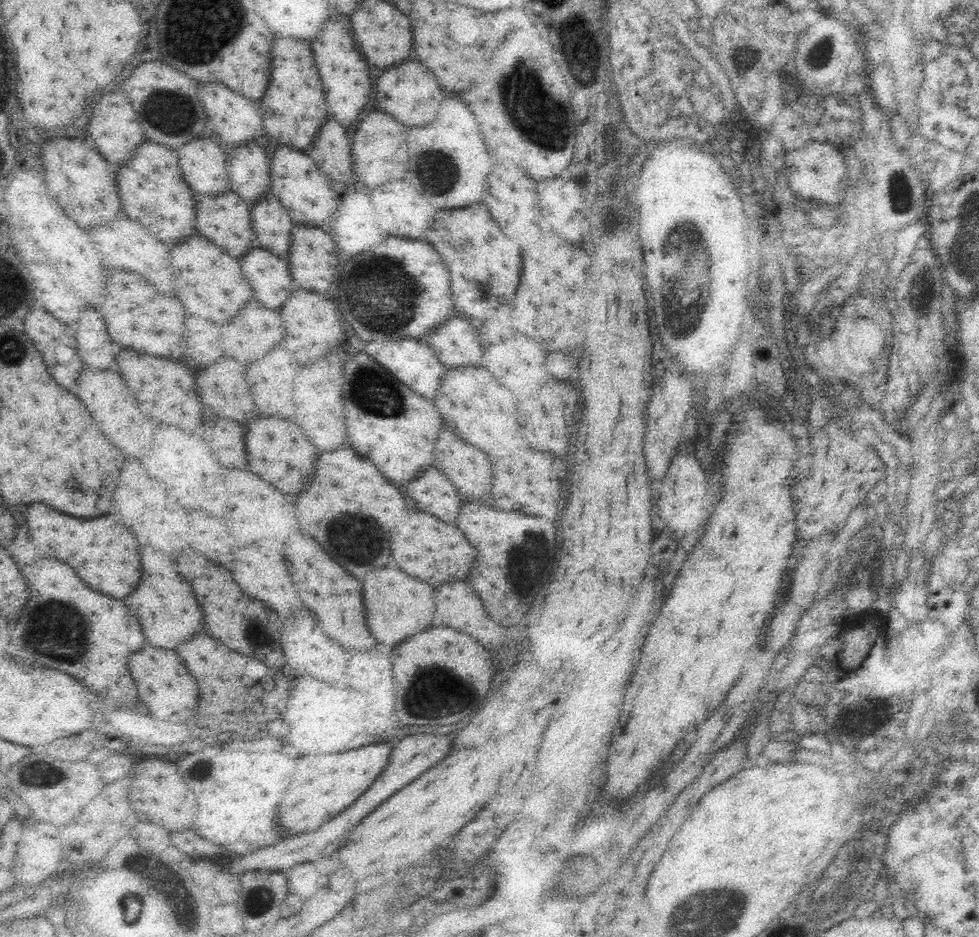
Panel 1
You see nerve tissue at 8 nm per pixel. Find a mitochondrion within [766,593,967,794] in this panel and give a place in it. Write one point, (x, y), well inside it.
(872, 715)

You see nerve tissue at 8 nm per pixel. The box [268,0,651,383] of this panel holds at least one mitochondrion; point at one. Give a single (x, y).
(546, 127)

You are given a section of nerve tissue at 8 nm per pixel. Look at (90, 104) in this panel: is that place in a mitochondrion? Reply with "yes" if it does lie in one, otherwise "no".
no

